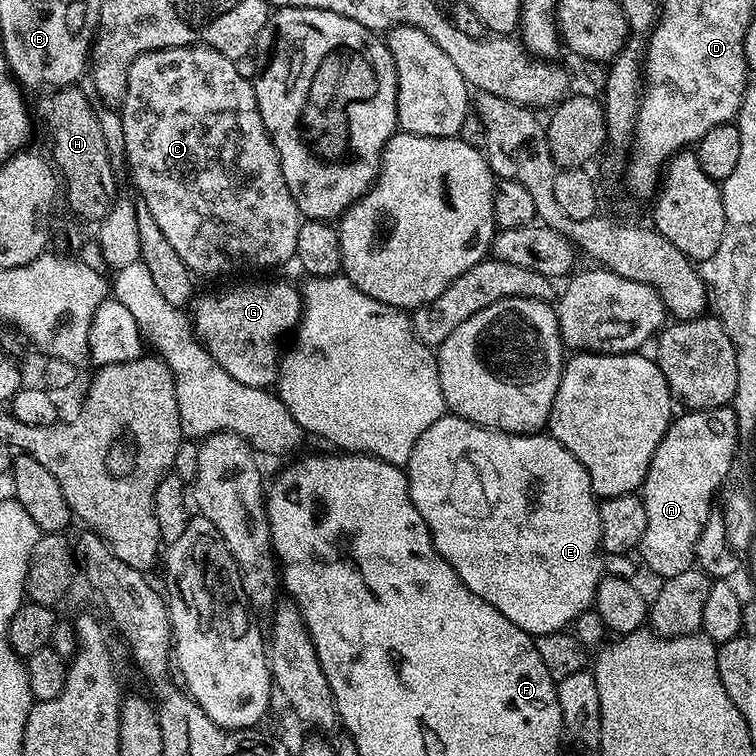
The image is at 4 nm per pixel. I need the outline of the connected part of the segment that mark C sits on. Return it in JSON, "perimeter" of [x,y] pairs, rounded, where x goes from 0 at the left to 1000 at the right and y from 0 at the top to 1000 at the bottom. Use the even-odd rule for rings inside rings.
{"perimeter":[[[257,58],[251,63],[210,63],[188,71],[177,77],[177,87],[172,87],[167,130],[156,147],[165,177],[163,208],[167,216],[169,214],[176,243],[185,253],[184,263],[193,267],[193,274],[202,283],[204,292],[209,294],[210,303],[220,310],[221,319],[230,325],[231,335],[241,341],[241,347],[254,362],[263,366],[263,364],[307,365],[311,360],[344,360],[348,354],[365,354],[369,349],[378,348],[381,343],[385,345],[390,340],[399,287],[384,257],[384,246],[378,246],[378,235],[373,235],[370,210],[347,161],[335,107],[315,98],[311,79],[299,77],[299,71],[275,63],[271,58]]]}

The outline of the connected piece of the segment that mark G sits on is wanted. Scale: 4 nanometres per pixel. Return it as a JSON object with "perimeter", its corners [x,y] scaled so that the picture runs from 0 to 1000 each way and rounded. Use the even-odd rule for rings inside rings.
{"perimeter":[[[365,370],[361,376],[317,376],[262,397],[258,398],[258,442],[278,471],[321,509],[358,515],[365,507],[373,470],[373,460],[365,454],[397,427],[398,382]]]}

